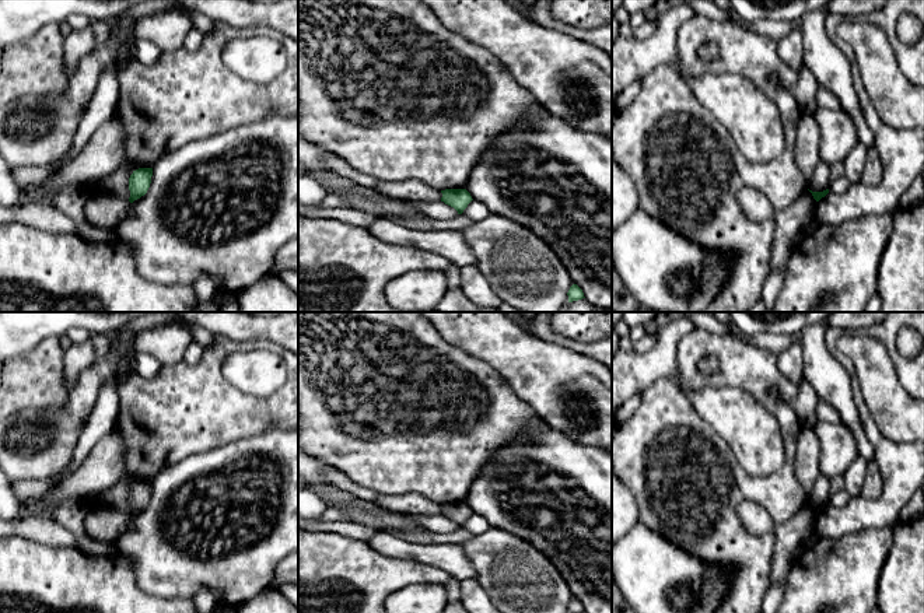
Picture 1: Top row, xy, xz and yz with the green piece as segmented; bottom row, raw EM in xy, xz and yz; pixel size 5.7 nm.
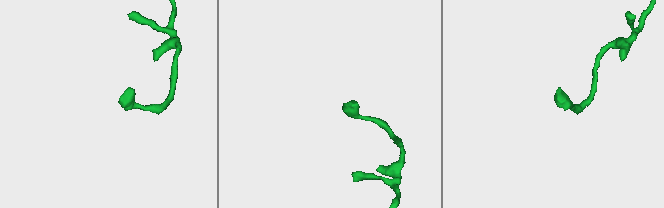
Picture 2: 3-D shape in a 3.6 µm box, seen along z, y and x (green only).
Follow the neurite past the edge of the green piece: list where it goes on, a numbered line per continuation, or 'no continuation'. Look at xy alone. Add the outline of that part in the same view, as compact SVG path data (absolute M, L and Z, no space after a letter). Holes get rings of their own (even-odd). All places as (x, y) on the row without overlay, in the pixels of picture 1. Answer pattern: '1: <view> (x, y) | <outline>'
no continuation

